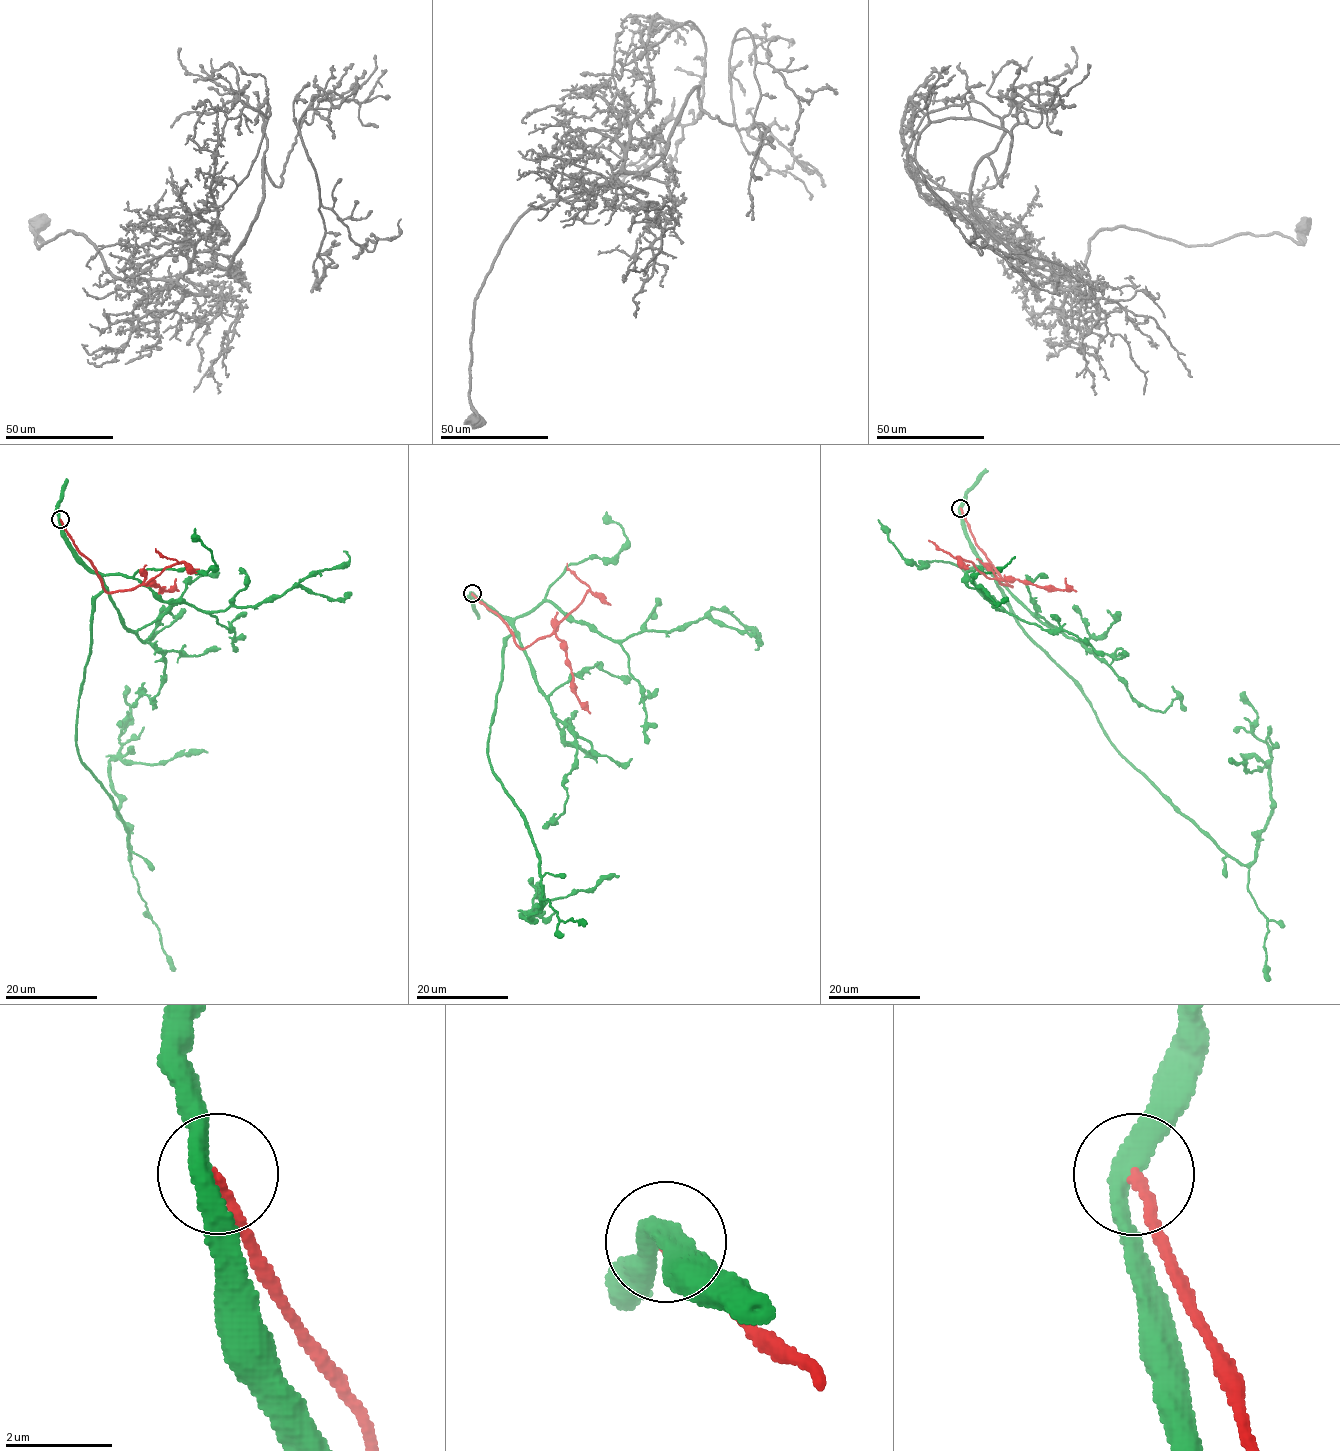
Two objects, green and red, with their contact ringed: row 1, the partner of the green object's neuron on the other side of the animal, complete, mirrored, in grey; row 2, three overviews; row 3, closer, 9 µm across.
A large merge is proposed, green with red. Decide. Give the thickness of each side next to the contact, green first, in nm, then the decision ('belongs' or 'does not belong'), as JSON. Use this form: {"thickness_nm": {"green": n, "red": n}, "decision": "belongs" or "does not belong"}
{"thickness_nm": {"green": 400, "red": 180}, "decision": "does not belong"}

